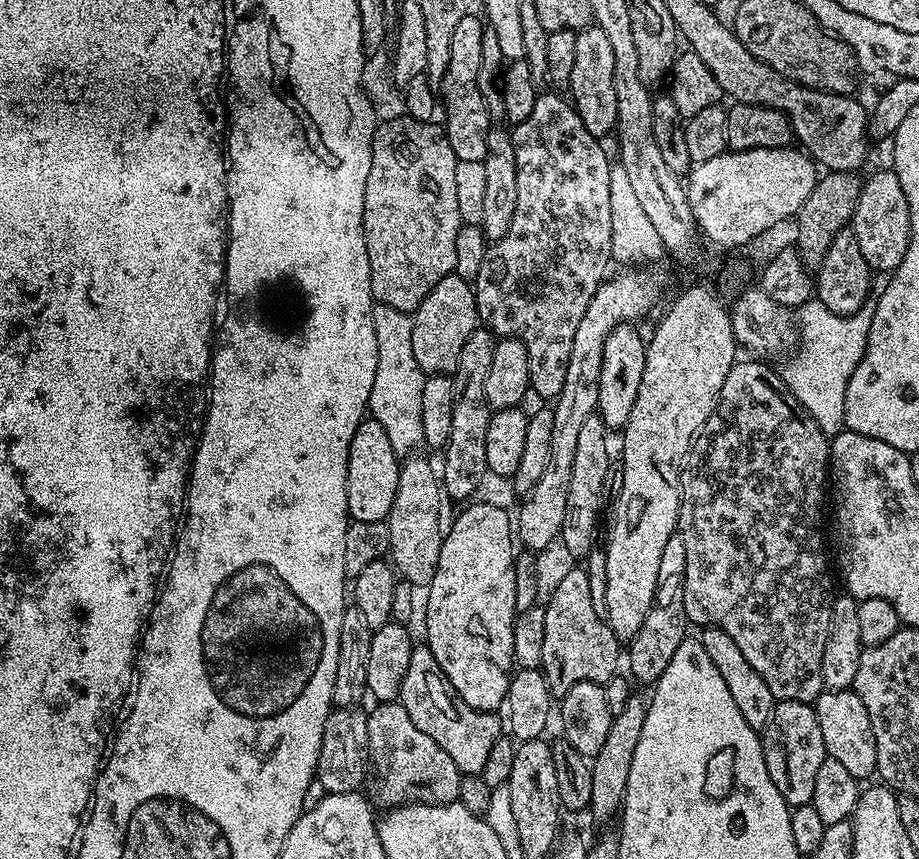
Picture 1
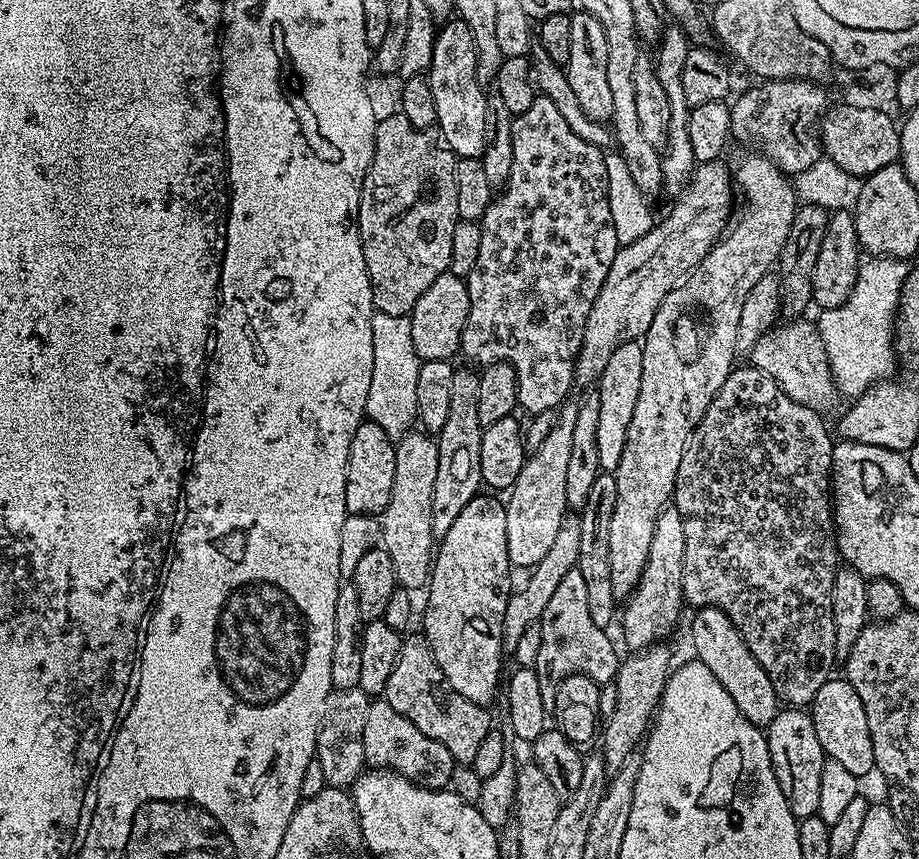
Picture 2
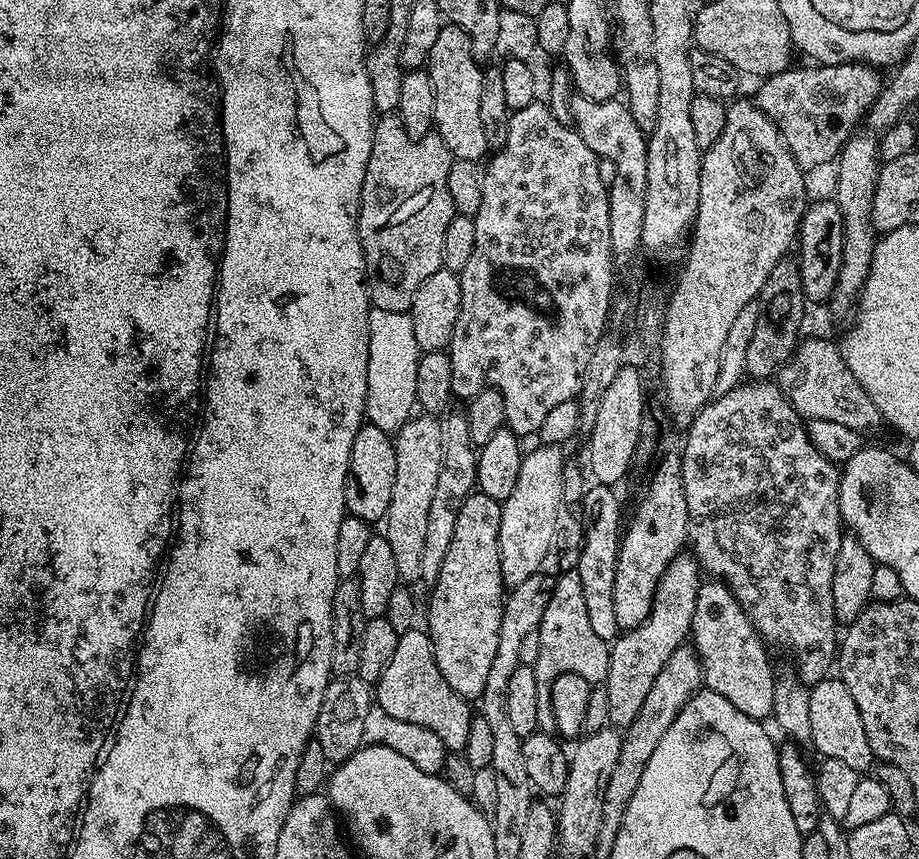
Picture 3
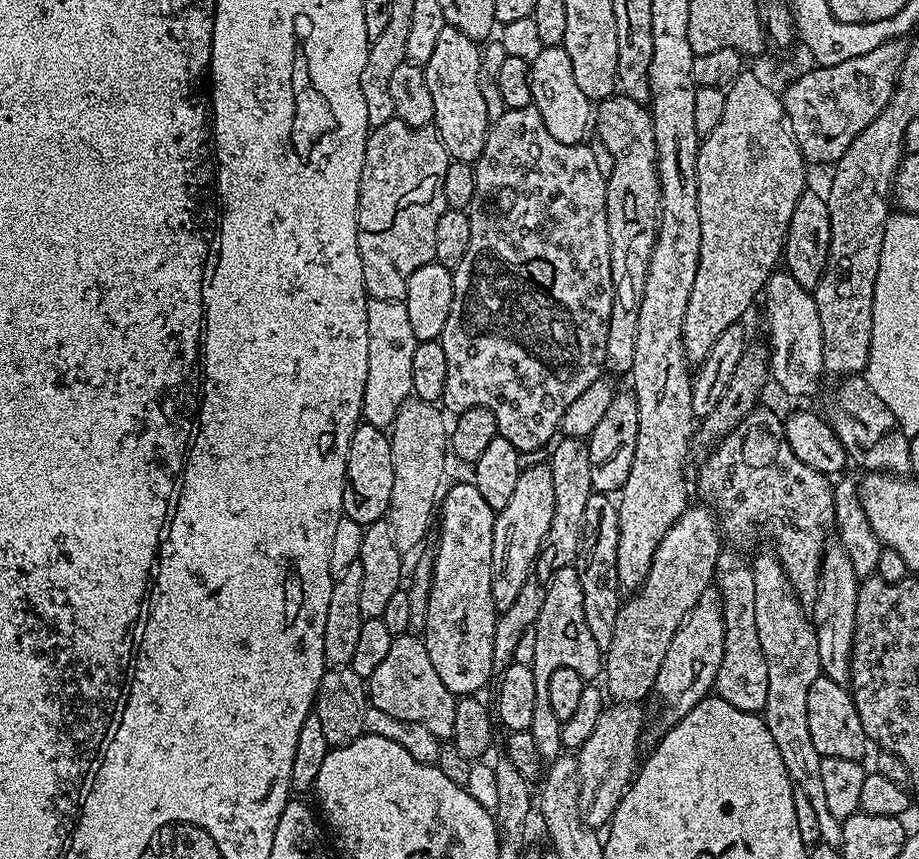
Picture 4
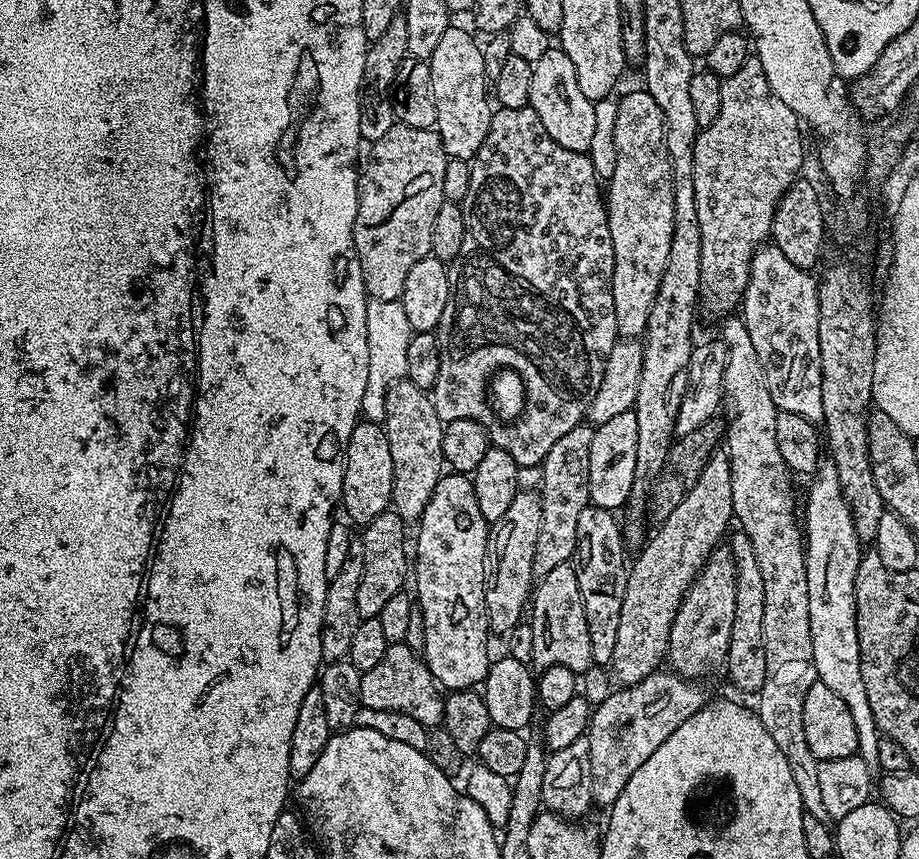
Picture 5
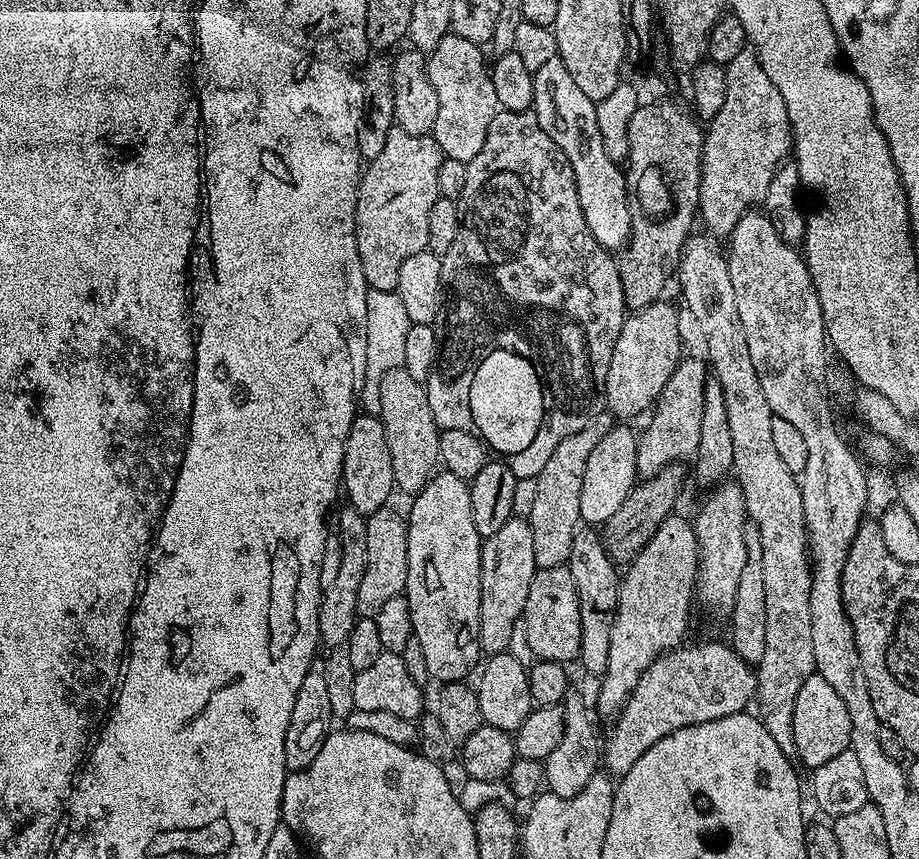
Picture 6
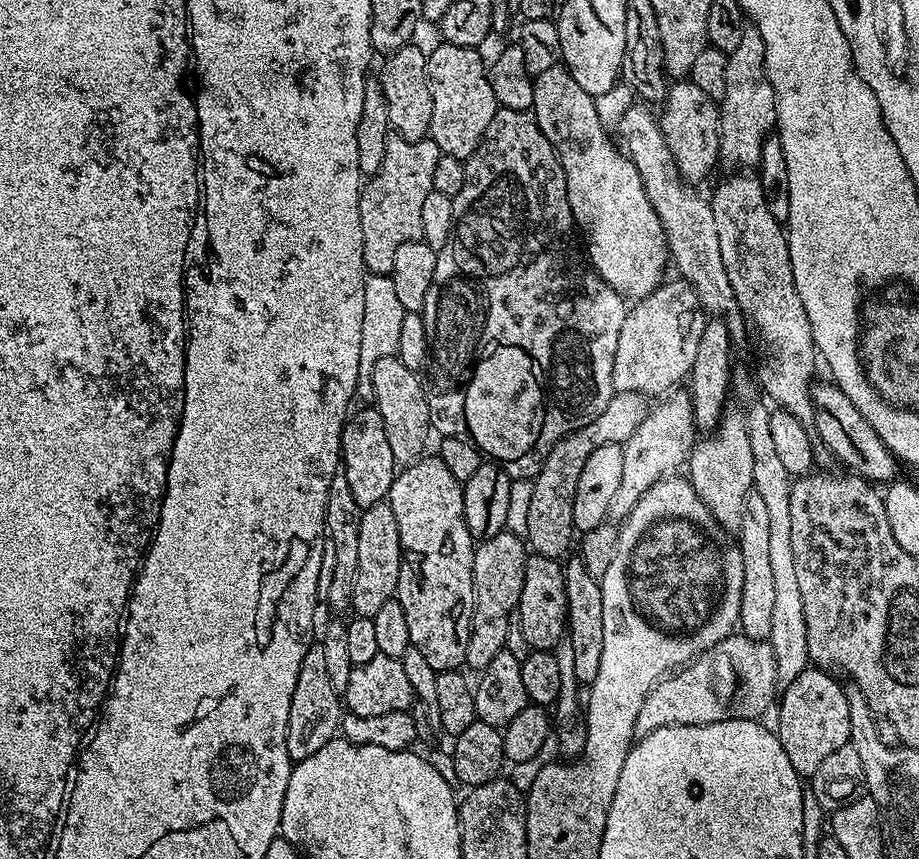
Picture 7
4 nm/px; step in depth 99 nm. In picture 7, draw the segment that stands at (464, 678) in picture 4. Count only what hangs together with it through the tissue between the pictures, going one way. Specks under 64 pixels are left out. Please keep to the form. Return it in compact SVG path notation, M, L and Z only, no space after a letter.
M428 454L397 471L386 503L390 510L394 510L394 518L398 521L400 573L394 599L401 604L402 614L406 616L411 647L426 657L426 662L430 662L436 673L457 671L466 661L468 639L472 633L472 611L476 609L472 581L474 541L464 517L461 481L446 470L446 462L442 462L439 455Z

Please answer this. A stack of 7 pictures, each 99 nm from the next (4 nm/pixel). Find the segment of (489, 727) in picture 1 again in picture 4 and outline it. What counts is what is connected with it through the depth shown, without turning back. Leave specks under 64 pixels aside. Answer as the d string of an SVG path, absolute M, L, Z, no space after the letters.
M419 635L392 637L386 659L378 665L378 670L374 670L372 676L367 677L366 687L371 707L386 710L386 714L406 722L418 722L440 741L451 741L457 697L446 690L442 678L438 678L430 662L430 654L426 654L426 646Z

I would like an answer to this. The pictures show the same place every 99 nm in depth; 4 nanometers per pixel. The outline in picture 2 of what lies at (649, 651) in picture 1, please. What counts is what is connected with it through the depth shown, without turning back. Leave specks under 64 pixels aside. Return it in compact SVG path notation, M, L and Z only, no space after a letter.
M669 506L658 514L658 522L654 522L654 538L650 540L650 554L646 566L640 575L638 586L630 593L622 604L622 620L624 616L624 644L628 650L649 648L651 644L667 641L668 635L676 628L680 620L680 607L685 607L684 598L684 555L686 554L686 529L682 527L682 514L678 514L675 506Z

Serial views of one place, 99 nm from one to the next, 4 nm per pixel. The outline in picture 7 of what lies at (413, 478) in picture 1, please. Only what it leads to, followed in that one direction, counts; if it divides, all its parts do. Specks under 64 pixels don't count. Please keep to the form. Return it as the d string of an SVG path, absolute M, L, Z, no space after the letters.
M399 356L382 358L374 366L374 406L378 414L382 414L382 422L386 430L386 439L390 441L390 450L394 454L397 465L407 466L425 455L424 447L430 437L430 410L428 409L428 393L421 377L402 366Z

